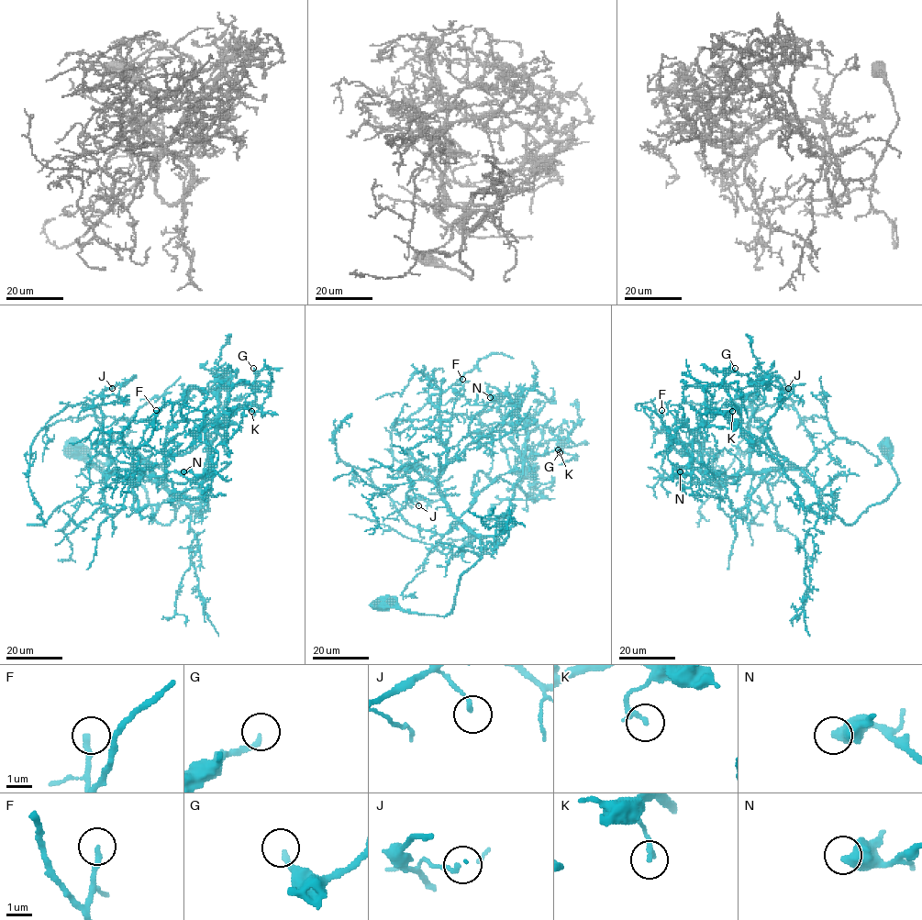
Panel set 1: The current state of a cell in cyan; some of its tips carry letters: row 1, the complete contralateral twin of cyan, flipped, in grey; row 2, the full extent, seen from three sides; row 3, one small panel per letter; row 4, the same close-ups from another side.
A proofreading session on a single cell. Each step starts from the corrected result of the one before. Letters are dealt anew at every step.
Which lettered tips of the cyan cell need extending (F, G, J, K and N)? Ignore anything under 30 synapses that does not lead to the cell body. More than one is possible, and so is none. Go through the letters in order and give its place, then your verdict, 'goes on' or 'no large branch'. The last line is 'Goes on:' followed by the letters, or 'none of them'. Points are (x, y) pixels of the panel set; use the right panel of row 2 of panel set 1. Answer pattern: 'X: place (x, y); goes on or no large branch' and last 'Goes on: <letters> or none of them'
F: place (661, 410); no large branch
G: place (735, 368); no large branch
J: place (788, 388); no large branch
K: place (732, 411); no large branch
N: place (680, 471); no large branch
Goes on: none of them

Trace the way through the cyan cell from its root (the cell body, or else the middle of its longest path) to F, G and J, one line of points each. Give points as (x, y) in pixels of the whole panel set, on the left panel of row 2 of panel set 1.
F: (75, 448), (137, 481), (168, 525), (168, 488), (148, 470), (131, 471), (140, 475), (131, 455), (156, 410)
G: (75, 448), (84, 460), (137, 481), (154, 518), (168, 525), (173, 497), (152, 470), (255, 399), (253, 368)
J: (75, 448), (137, 481), (158, 522), (175, 517), (150, 465), (96, 419), (93, 402), (112, 388)

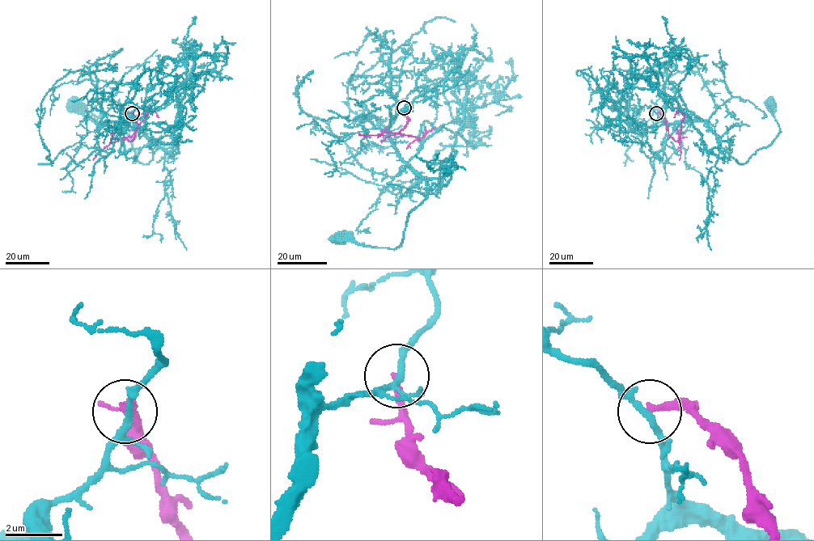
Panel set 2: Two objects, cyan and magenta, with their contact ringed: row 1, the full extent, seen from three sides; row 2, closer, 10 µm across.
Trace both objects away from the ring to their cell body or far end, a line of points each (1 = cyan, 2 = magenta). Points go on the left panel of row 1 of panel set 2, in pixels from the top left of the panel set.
1: (132, 113), (119, 122), (132, 120), (150, 144), (147, 164), (137, 158), (129, 136), (94, 122), (75, 104)
2: (132, 113), (137, 125), (135, 136), (130, 141), (127, 137), (135, 132), (149, 112), (155, 112), (158, 116)

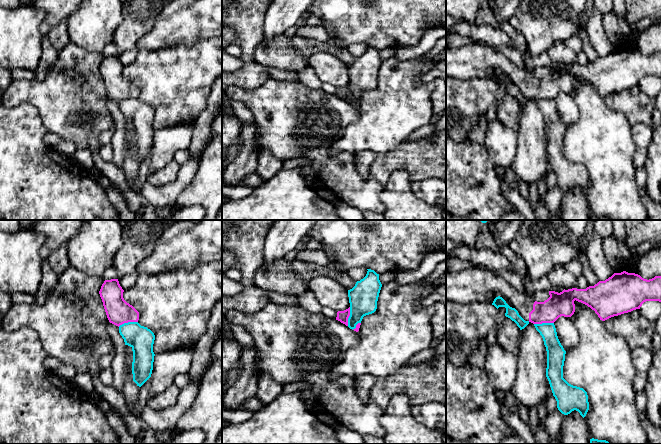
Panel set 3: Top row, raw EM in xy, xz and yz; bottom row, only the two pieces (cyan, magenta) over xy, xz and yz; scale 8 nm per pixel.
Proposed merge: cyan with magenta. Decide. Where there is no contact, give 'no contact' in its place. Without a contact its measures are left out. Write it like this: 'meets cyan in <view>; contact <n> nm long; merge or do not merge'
meets cyan in yz; contact 160 nm long; do not merge

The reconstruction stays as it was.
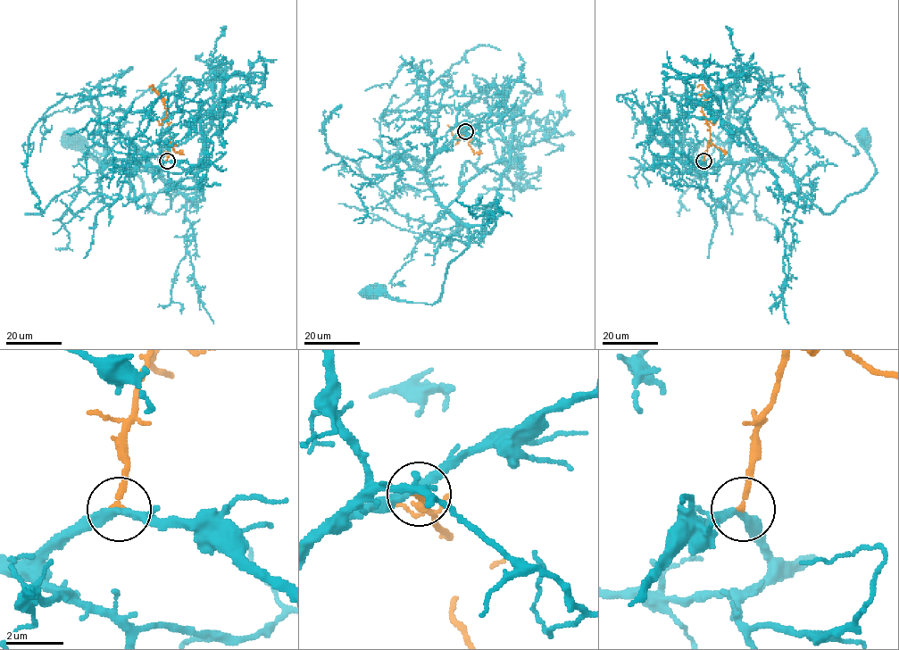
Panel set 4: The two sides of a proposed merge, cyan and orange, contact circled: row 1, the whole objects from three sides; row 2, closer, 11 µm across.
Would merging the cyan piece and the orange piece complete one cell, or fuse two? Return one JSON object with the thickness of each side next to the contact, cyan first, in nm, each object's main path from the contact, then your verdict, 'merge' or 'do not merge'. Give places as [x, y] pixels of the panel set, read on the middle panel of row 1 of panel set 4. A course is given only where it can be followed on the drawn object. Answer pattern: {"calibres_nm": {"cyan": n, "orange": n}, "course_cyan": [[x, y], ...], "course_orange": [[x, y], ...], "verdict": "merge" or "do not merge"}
{"calibres_nm": {"cyan": 280, "orange": 200}, "course_cyan": [[465, 132], [427, 170], [434, 196], [466, 228], [469, 245], [448, 263], [439, 298], [412, 303], [370, 293]], "course_orange": [[465, 132], [468, 138], [462, 129], [459, 138], [453, 135], [447, 125]], "verdict": "merge"}

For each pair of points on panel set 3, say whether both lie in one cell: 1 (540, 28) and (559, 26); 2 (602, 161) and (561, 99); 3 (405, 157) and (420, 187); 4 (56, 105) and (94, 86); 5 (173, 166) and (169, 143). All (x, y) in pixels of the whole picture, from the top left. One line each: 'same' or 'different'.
1: same
2: different
3: different
4: same
5: different

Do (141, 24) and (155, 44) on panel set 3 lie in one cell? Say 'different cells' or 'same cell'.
different cells

